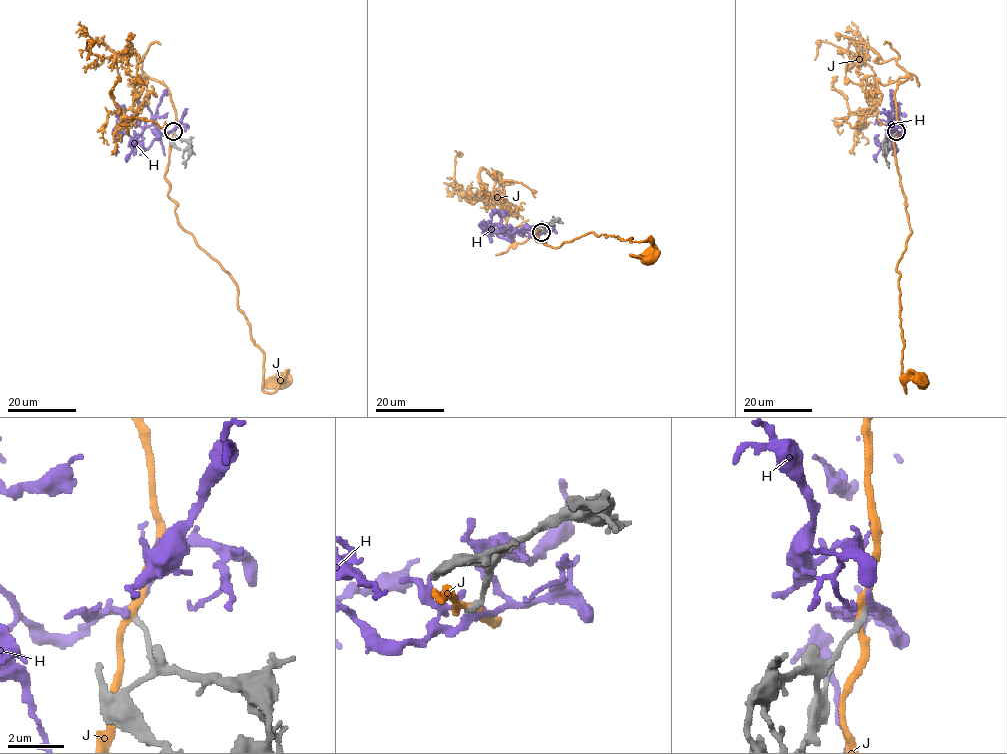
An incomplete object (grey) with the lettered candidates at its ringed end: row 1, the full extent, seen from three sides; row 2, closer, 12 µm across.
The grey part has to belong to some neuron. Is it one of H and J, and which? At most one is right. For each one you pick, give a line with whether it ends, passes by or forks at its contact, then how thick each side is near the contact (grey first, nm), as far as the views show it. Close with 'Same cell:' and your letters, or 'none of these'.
H: it passes by; 200 nm thick on the grey side, 180 nm on the other
Same cell: H

